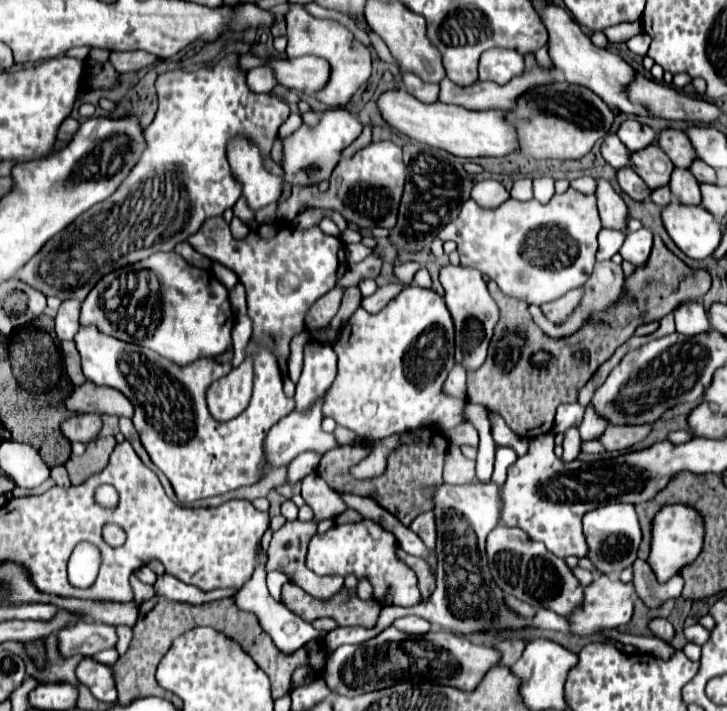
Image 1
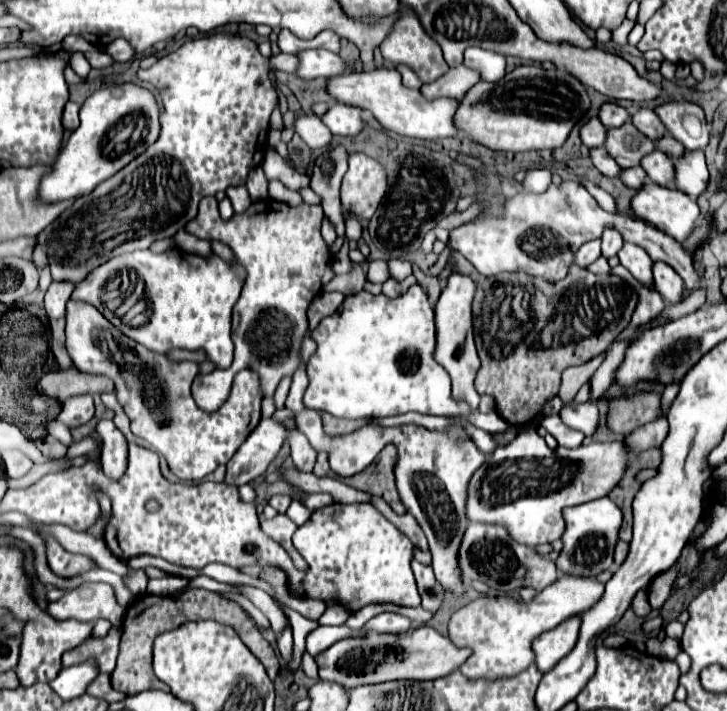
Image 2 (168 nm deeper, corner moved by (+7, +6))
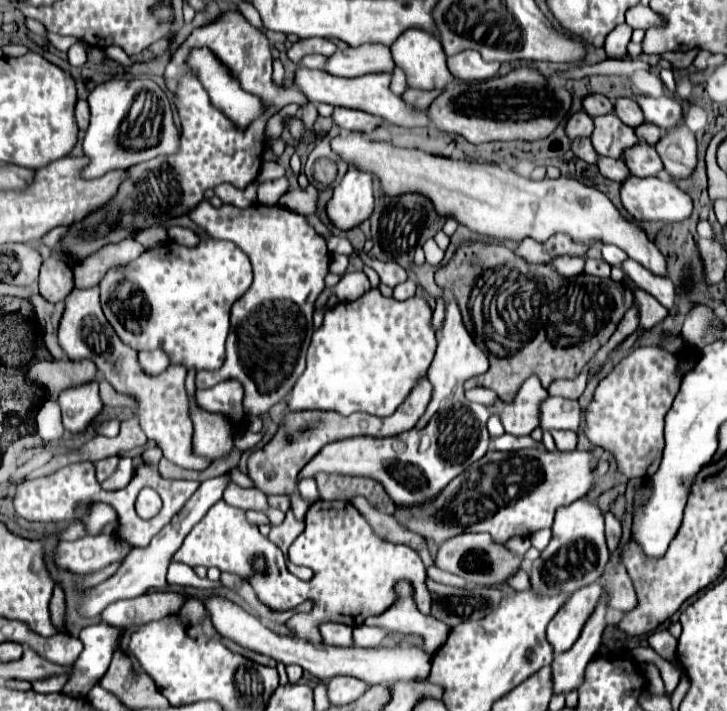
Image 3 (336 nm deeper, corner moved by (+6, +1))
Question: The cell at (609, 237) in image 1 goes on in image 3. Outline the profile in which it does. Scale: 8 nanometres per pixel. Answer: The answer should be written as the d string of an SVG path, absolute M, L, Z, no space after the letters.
M562 256L562 258L556 258L554 260L554 268L562 274L562 276L578 276L584 272L584 262L586 262L586 256Z

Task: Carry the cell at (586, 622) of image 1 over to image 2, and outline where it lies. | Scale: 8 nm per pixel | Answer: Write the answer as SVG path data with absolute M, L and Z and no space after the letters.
M561 575L555 585L539 591L529 603L521 603L509 595L479 597L457 609L449 619L449 639L457 647L471 649L471 657L461 665L467 679L507 679L525 671L533 663L533 639L543 631L553 629L571 615L581 615L591 609L603 595L605 585L597 579Z

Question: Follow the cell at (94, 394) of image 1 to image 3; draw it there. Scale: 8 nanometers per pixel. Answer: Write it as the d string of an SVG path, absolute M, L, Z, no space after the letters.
M64 358L62 362L58 360L38 362L38 364L32 364L28 370L28 378L44 386L50 398L58 398L60 392L68 388L88 384L96 380L96 376L98 376L98 368L94 366L94 362L90 360L70 362L68 358Z

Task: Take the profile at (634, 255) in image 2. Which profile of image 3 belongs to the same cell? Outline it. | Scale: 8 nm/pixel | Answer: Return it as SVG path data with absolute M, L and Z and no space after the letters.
M630 258L626 262L622 262L622 270L638 288L652 294L662 306L672 308L672 304L674 304L674 284L672 284L672 280L658 278L658 276L646 272L644 266L640 266L638 262L634 262Z

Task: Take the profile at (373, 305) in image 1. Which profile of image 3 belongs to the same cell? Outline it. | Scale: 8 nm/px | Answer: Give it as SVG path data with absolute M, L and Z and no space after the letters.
M406 280L406 282L402 282L402 284L398 284L396 288L394 288L394 298L396 300L406 300L406 298L410 298L410 296L414 296L414 292L416 292L416 284L412 282L412 280Z

